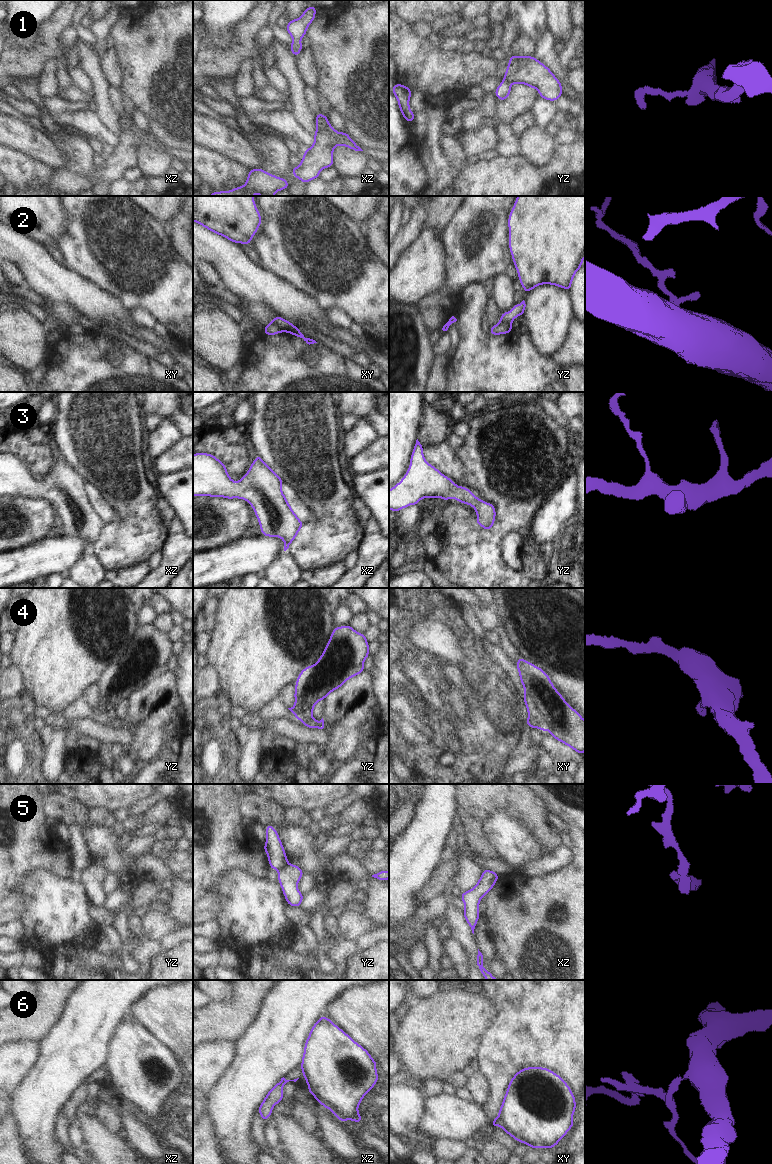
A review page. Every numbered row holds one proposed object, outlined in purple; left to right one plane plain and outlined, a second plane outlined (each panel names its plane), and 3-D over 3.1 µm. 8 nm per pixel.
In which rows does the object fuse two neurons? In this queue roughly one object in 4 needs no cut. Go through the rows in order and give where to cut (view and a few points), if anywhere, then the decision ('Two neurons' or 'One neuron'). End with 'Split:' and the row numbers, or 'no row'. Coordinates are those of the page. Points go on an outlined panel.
1: Split along yz (503, 79), (510, 84). Two neurons
2: Split along yz (498, 323), (511, 324). Two neurons
3: No split. One neuron
4: Split along xy (529, 716), (536, 721), (537, 727). Two neurons
5: Split along yz (287, 863), (278, 871). Two neurons
6: Split along xy (499, 1109), (499, 1118), (496, 1125). Two neurons
Split: 1, 2, 4, 5, 6

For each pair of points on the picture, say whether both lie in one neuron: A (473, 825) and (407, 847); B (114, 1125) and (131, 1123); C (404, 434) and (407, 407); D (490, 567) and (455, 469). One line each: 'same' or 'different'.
A: different
B: different
C: same
D: different

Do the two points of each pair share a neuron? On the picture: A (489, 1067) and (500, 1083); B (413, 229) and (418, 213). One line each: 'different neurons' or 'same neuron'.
A: same neuron
B: same neuron

